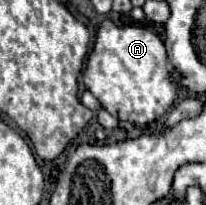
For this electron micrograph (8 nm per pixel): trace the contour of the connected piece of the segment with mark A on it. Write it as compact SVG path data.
M104 19L96 31L94 49L88 55L82 81L110 115L138 127L158 121L176 99L176 83L168 73L164 43L156 33L141 24L116 27L110 19Z

